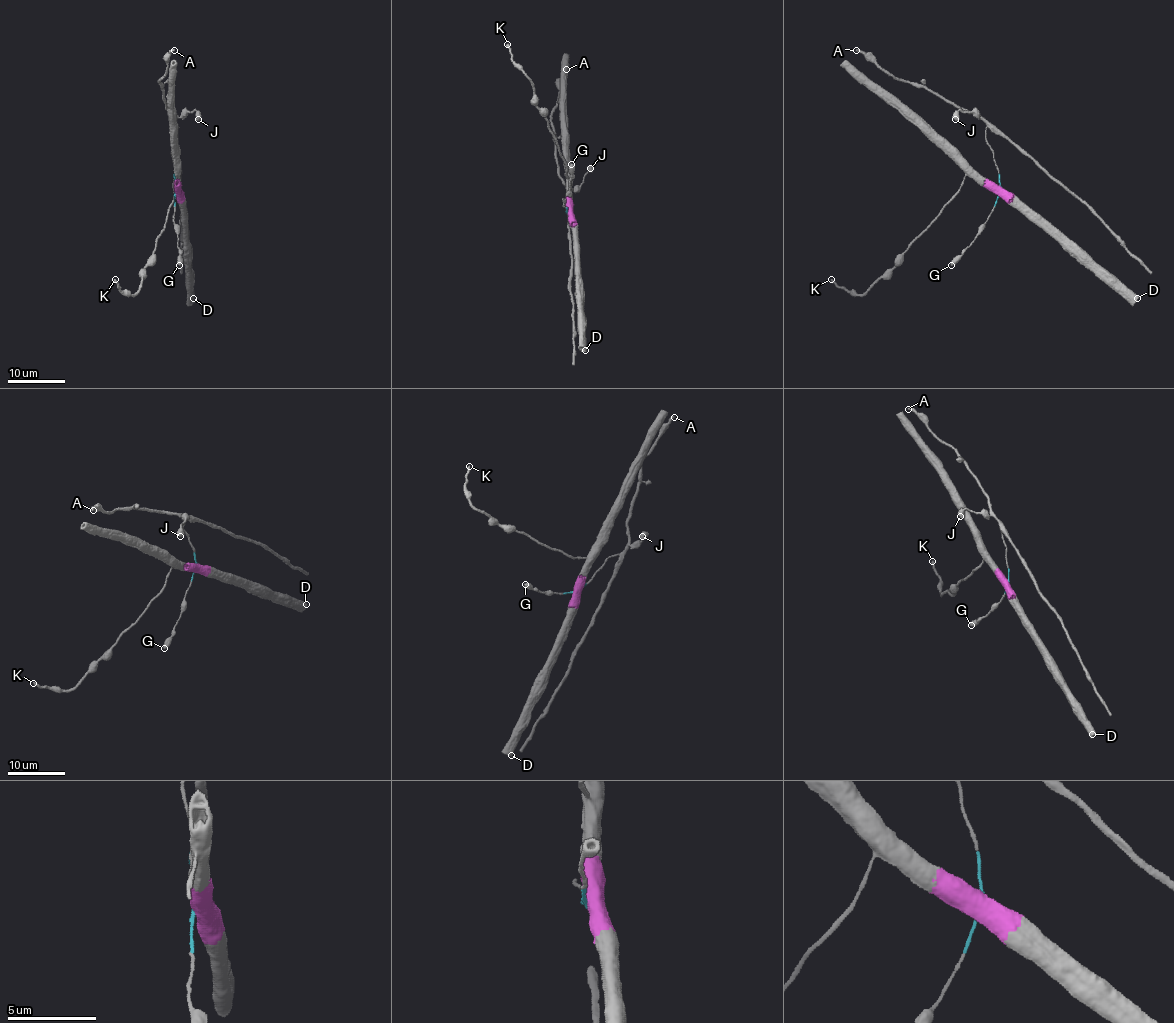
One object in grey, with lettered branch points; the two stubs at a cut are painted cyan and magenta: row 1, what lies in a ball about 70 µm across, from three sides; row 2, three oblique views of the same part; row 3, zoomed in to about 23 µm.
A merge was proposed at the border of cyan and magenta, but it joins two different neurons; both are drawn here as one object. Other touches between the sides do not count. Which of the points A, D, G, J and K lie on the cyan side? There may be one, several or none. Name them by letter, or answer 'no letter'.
A, G, J

